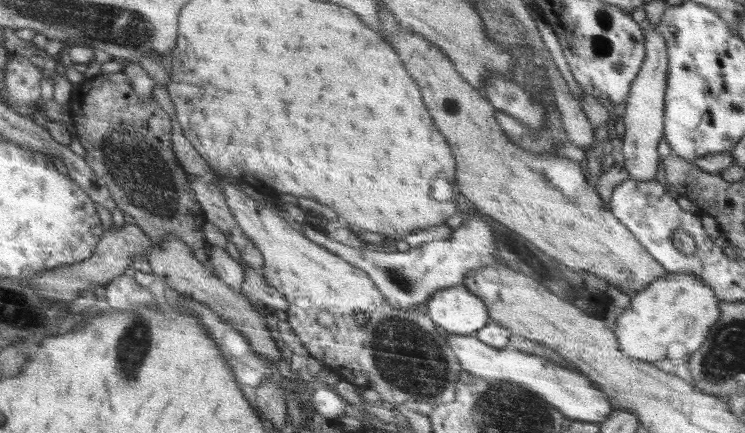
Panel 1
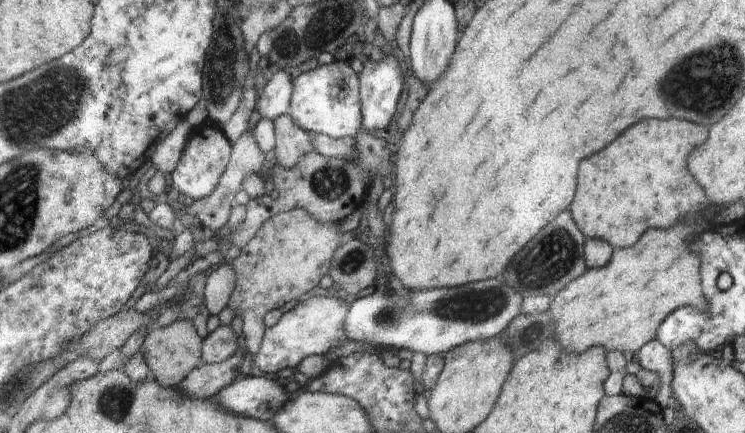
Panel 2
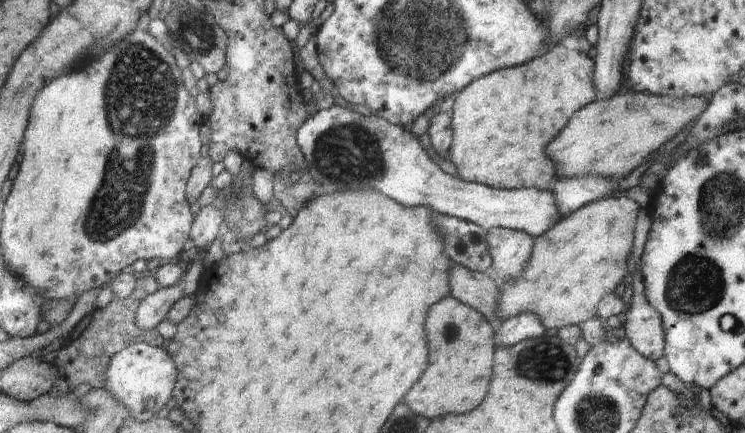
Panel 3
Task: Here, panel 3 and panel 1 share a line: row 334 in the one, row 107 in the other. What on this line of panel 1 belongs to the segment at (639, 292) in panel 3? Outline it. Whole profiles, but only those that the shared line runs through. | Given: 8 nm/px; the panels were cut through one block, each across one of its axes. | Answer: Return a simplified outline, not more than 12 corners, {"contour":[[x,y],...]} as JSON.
{"contour":[[654,26],[629,91],[622,148],[629,178],[656,179],[665,136],[668,41]]}

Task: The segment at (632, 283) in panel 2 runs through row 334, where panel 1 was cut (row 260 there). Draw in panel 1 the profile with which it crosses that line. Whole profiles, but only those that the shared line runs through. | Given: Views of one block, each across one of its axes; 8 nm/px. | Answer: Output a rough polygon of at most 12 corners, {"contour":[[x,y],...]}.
{"contour":[[382,10],[458,190],[634,296],[670,272],[580,163],[516,146],[481,90]]}

